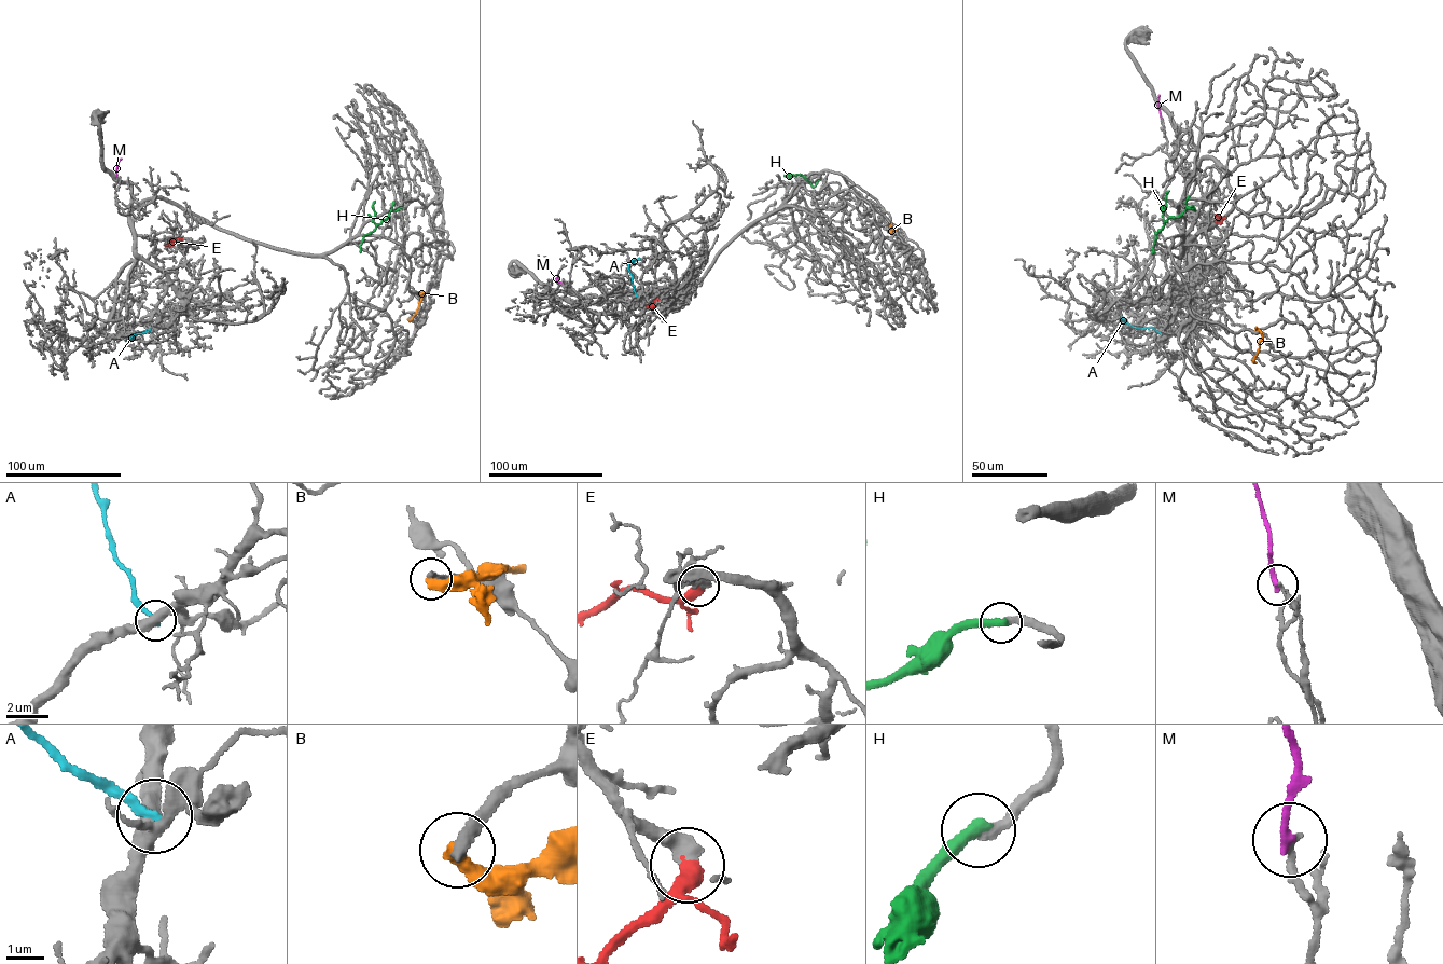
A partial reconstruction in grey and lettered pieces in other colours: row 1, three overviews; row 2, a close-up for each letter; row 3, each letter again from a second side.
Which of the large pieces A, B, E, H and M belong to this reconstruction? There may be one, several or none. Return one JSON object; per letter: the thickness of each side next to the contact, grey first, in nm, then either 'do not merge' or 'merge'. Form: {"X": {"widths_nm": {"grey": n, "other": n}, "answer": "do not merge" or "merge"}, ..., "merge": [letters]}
{"A": {"widths_nm": {"grey": 440, "other": 280}, "answer": "do not merge"}, "B": {"widths_nm": {"grey": 340, "other": 400}, "answer": "do not merge"}, "E": {"widths_nm": {"grey": 550, "other": 500}, "answer": "merge"}, "H": {"widths_nm": {"grey": 280, "other": 400}, "answer": "merge"}, "M": {"widths_nm": {"grey": 180, "other": 240}, "answer": "do not merge"}, "merge": ["E", "H"]}

